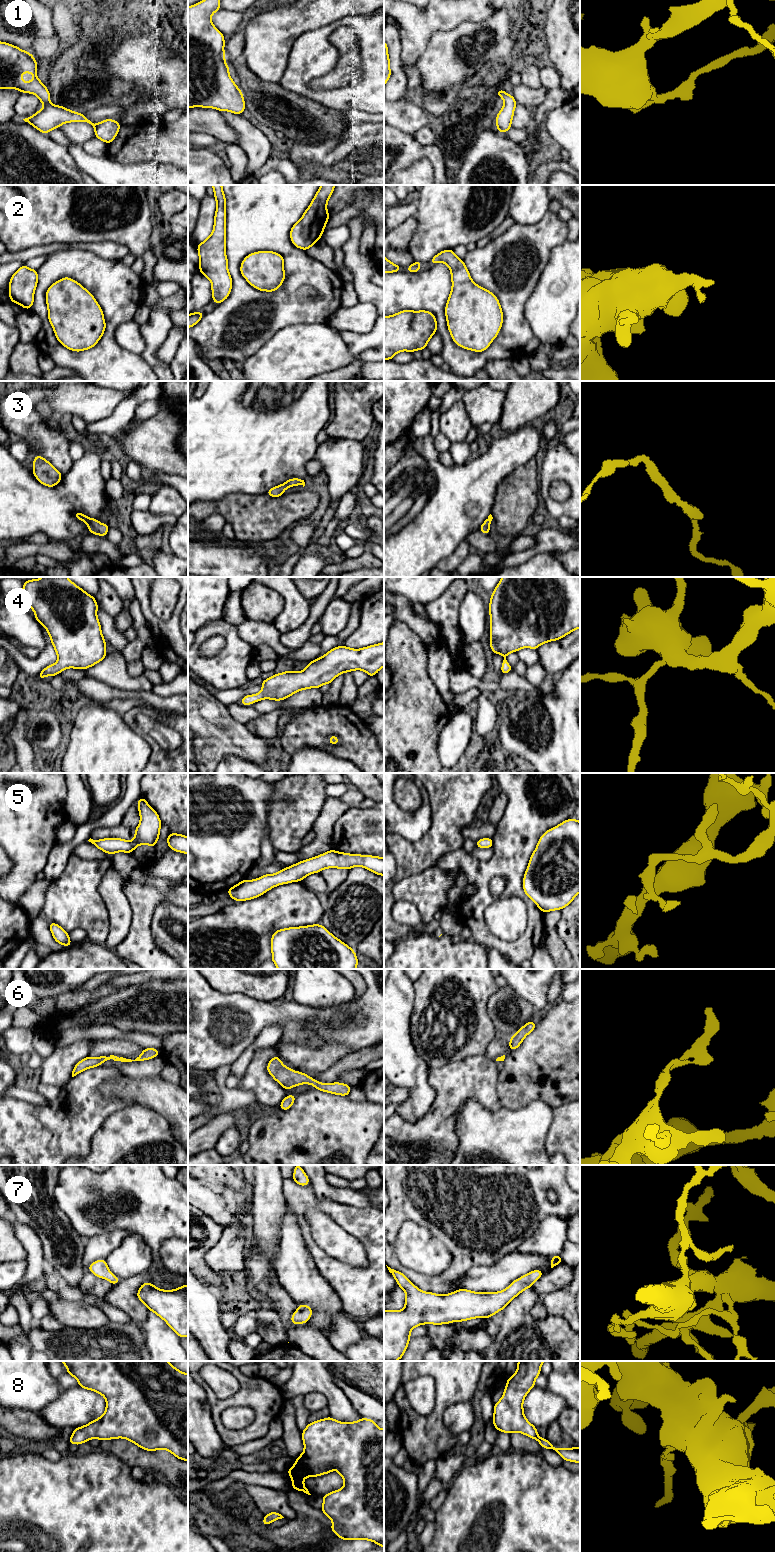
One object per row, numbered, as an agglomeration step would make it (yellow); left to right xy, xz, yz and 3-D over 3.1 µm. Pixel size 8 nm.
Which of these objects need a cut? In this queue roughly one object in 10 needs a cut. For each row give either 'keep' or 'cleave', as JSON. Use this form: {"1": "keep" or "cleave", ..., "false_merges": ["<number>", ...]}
{"1": "keep", "2": "keep", "3": "keep", "4": "keep", "5": "keep", "6": "keep", "7": "keep", "8": "keep", "false_merges": []}

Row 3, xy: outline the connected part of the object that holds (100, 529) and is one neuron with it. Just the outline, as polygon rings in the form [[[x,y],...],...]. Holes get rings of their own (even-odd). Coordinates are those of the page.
[[[74,512],[74,516],[87,524],[90,533],[106,537],[109,530],[109,524],[102,524],[97,519],[89,518],[81,512]]]

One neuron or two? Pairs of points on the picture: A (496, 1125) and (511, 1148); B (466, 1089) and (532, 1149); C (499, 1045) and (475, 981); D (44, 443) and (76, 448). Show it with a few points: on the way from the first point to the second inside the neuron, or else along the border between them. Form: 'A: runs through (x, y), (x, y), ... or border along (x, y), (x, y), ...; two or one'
A: runs through (496, 1131), (505, 1142); one
B: border along (470, 1098), (489, 1110), (501, 1107); two
C: border along (495, 1036), (488, 1044), (484, 1053); two
D: border along (69, 444), (69, 456), (73, 461); two

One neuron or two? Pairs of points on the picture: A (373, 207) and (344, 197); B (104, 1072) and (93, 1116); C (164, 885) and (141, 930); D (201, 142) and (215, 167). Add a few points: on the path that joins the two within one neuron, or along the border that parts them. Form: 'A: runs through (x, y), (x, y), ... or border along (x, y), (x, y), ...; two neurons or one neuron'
A: border along (356, 195), (351, 203), (334, 213); two neurons
B: runs through (93, 1083), (93, 1105); one neuron
C: border along (141, 880), (146, 880), (162, 890), (171, 887); two neurons
D: border along (198, 147), (215, 149); two neurons

